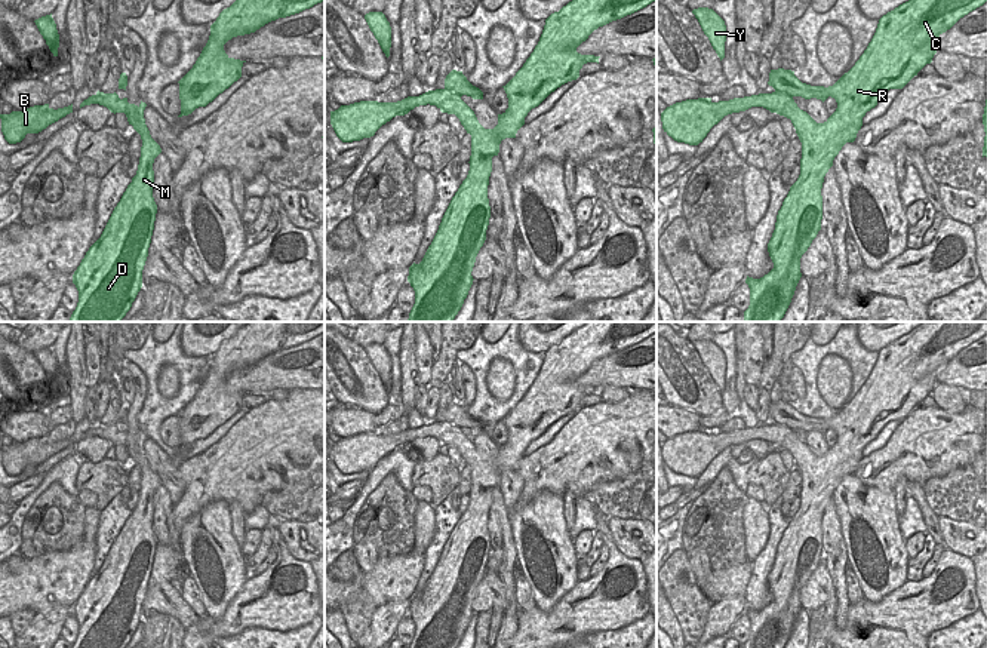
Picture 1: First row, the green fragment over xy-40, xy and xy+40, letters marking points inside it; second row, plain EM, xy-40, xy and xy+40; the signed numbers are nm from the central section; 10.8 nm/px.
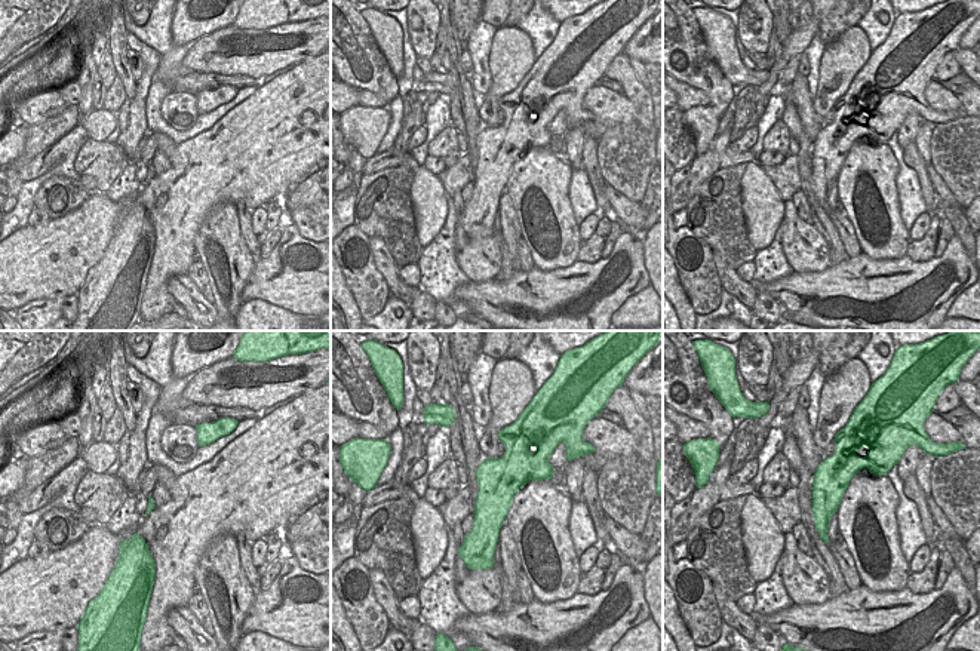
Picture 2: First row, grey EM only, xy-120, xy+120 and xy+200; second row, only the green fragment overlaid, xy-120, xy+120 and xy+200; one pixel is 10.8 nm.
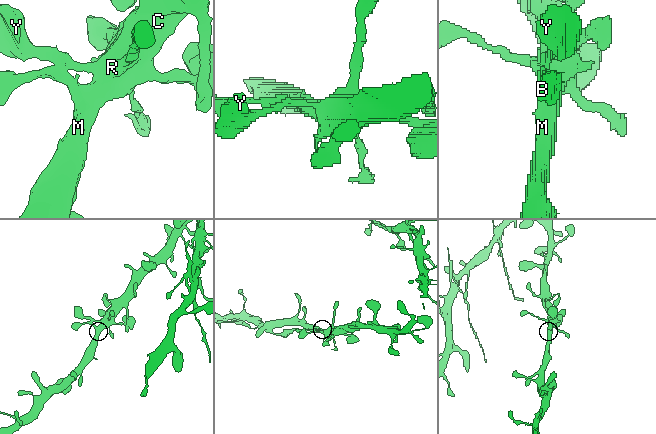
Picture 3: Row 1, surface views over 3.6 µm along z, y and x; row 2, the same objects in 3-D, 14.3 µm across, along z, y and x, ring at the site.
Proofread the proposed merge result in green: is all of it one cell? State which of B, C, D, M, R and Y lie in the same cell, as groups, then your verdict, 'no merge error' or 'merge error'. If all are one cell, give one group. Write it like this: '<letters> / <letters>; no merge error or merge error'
B C D M R Y; no merge error

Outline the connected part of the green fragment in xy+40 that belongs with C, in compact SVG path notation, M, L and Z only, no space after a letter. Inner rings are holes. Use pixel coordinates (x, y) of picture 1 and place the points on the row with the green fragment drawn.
M908 0L894 10L888 12L879 19L876 33L868 43L864 53L855 62L855 65L845 73L833 86L811 86L802 83L791 70L771 70L768 85L775 90L772 93L759 93L744 98L734 98L729 101L713 102L711 98L698 98L698 99L686 99L682 102L676 102L667 107L661 113L661 122L664 132L671 136L677 142L685 142L689 145L698 145L707 136L710 129L717 125L725 116L732 113L745 111L751 107L763 107L771 113L777 113L791 120L796 133L802 142L802 159L800 159L800 175L797 181L790 187L787 197L782 202L781 209L777 215L775 230L768 243L768 252L774 262L774 268L760 279L748 277L745 283L750 288L750 305L744 311L742 322L781 322L784 317L791 298L794 295L796 286L802 277L800 273L800 258L811 246L812 240L817 237L821 230L822 219L822 196L821 188L824 182L824 176L828 169L833 166L834 157L839 154L842 147L846 142L854 142L858 130L863 126L863 117L867 111L874 108L882 96L889 89L903 89L917 73L926 65L932 62L934 55L937 53L937 44L940 42L940 36L950 30L960 18L983 6L987 0ZM794 96L802 96L805 99L817 98L822 102L831 96L837 102L836 111L824 122L817 123L806 111L800 110L794 102Z

